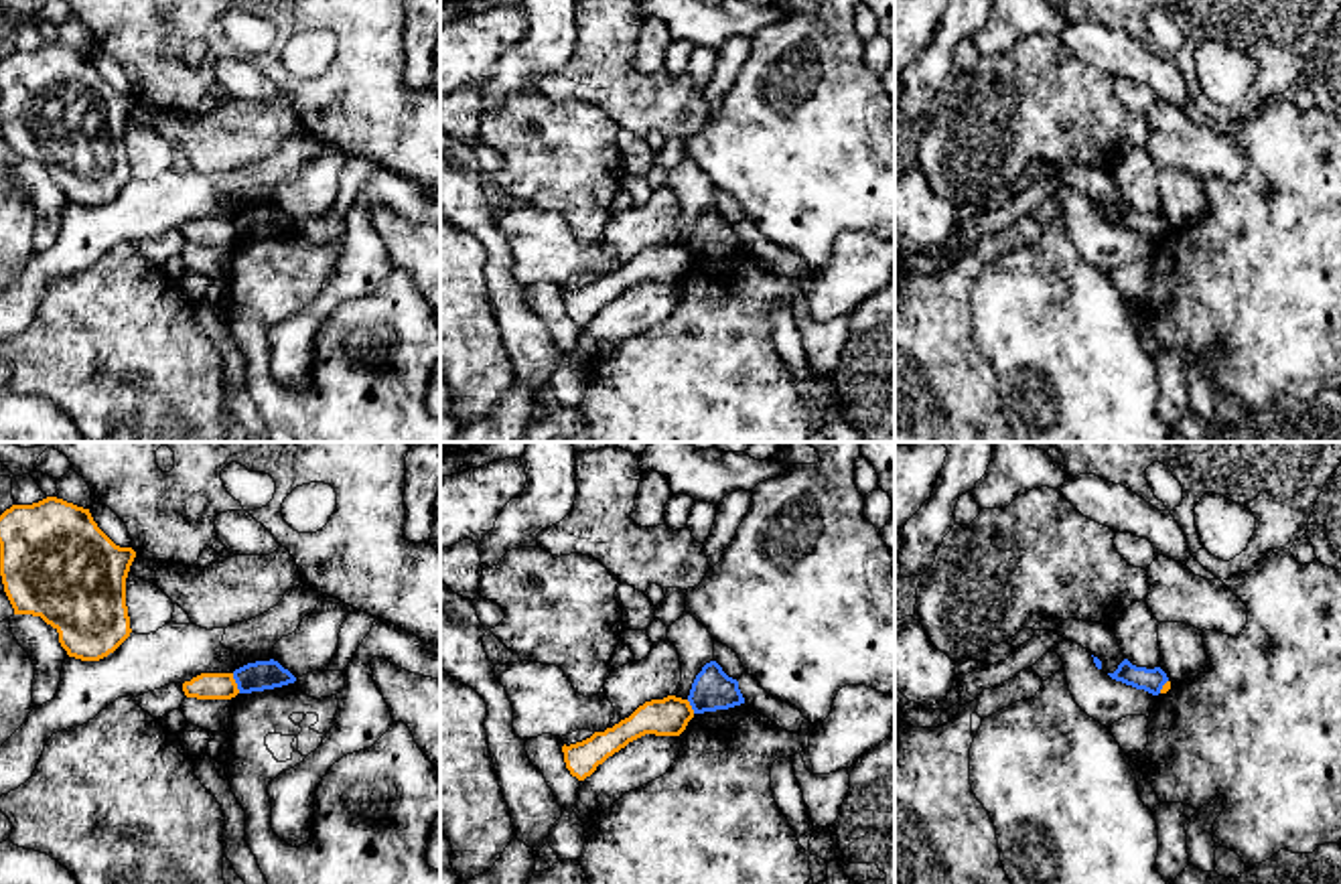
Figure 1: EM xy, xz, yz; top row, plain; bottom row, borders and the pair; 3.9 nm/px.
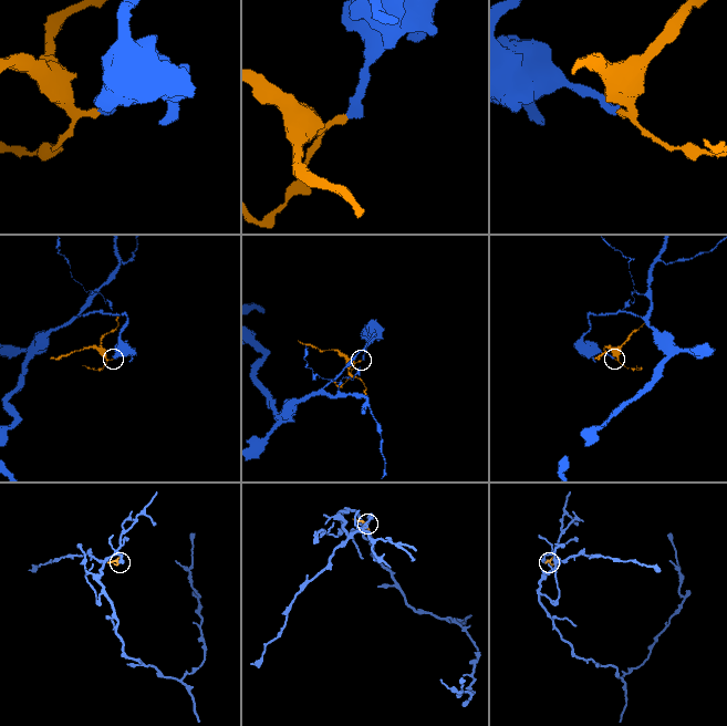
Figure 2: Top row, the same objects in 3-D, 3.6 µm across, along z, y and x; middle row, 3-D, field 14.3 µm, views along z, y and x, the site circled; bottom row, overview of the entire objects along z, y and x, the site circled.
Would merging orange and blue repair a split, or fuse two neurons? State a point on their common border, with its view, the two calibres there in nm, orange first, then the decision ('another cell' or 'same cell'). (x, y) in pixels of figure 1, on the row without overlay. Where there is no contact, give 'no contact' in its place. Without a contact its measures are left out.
contact xy (236, 230); calibres 110 and 120 nm; another cell

